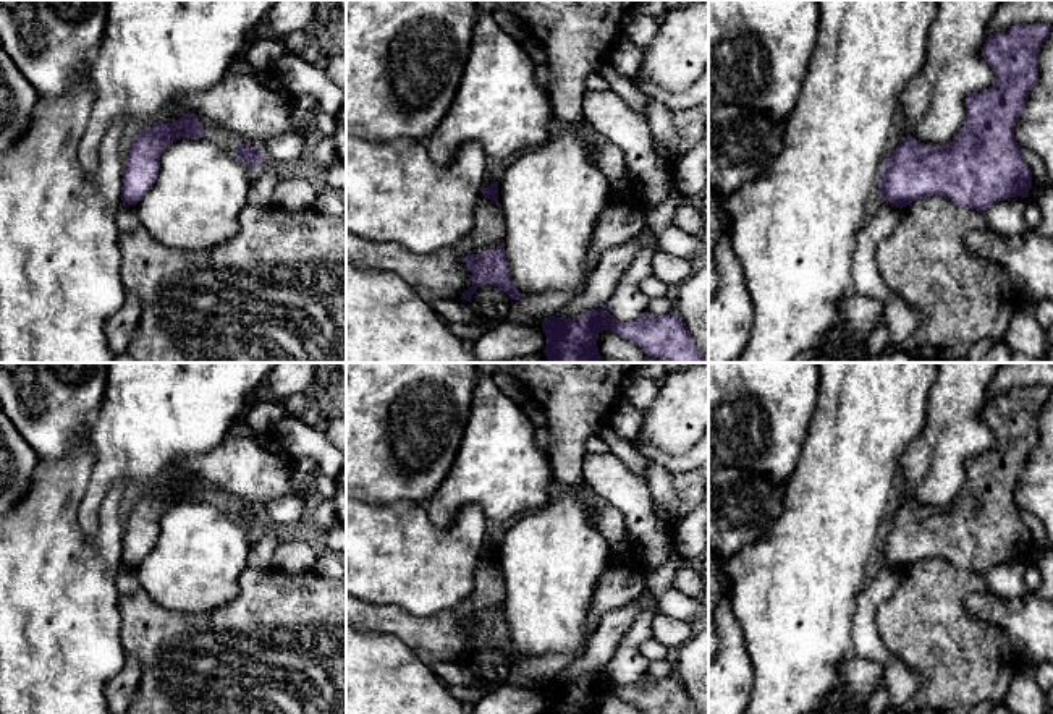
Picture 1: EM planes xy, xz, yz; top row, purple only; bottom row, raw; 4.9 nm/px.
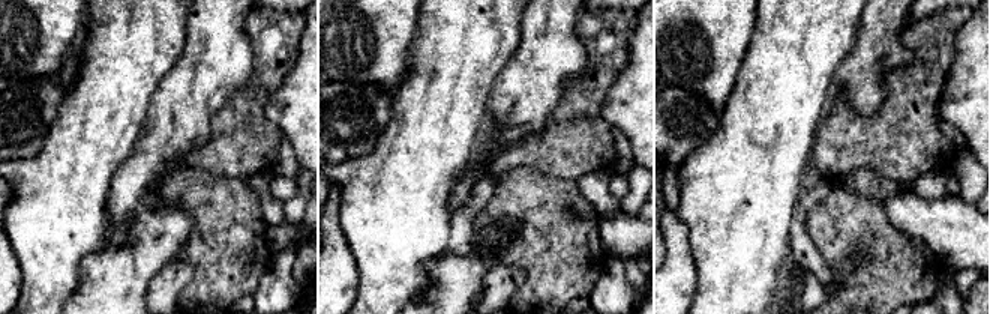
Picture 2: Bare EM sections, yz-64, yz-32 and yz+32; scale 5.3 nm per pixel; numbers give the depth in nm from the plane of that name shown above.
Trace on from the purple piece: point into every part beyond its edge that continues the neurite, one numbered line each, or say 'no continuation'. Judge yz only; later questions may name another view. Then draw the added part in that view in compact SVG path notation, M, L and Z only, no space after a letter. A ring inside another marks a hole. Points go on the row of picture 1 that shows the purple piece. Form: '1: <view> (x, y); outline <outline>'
no continuation

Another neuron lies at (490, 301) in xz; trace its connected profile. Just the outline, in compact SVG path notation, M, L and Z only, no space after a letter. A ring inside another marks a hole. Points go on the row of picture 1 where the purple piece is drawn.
M485 283L476 290L471 304L479 314L488 319L503 319L510 312L511 296L497 287Z

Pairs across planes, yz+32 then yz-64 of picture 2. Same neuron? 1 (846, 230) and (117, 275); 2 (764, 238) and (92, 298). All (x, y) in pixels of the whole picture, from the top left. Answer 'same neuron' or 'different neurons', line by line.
1: different neurons
2: different neurons

